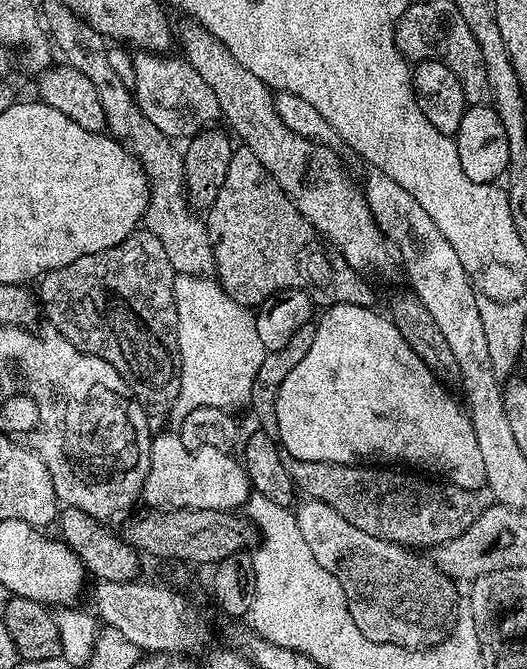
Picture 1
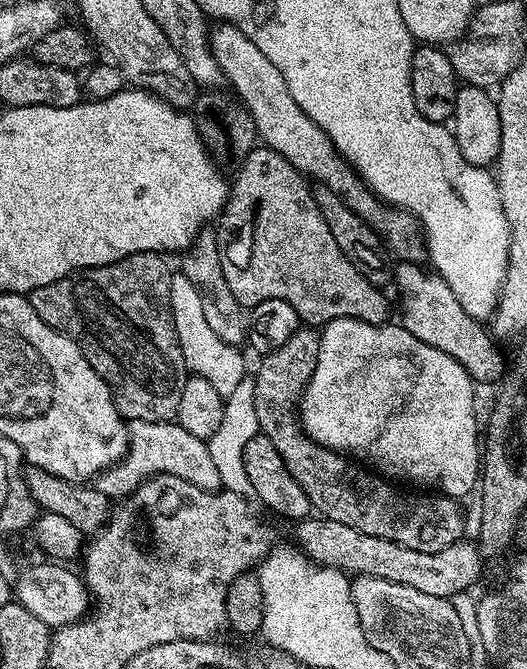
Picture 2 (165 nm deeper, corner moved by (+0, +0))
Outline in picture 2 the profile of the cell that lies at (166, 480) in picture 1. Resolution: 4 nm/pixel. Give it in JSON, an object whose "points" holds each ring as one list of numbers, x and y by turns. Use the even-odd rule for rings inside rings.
{"points":[[131,421,128,424,128,451,119,462,104,471,95,477,94,487,110,498,127,497,139,484,154,476,177,476,207,492,215,492,221,487,218,470,210,459,207,443,194,438,194,434,186,434,186,430,182,430,182,426,175,422,159,424]]}

